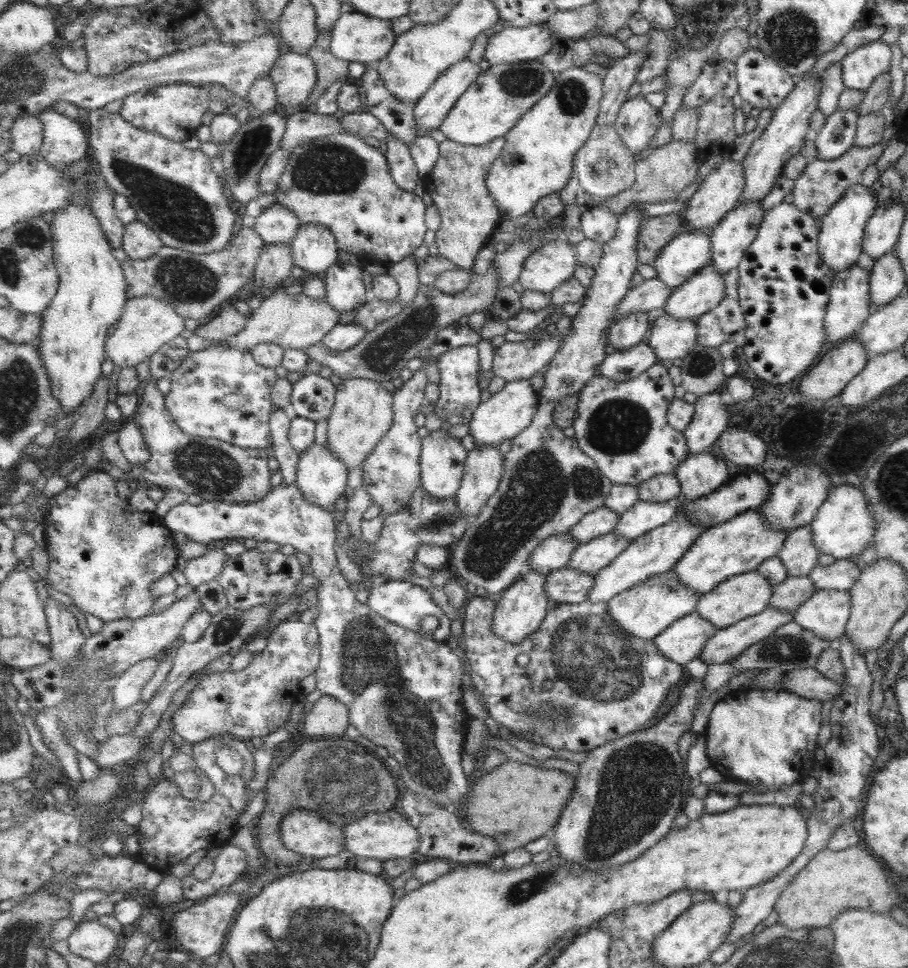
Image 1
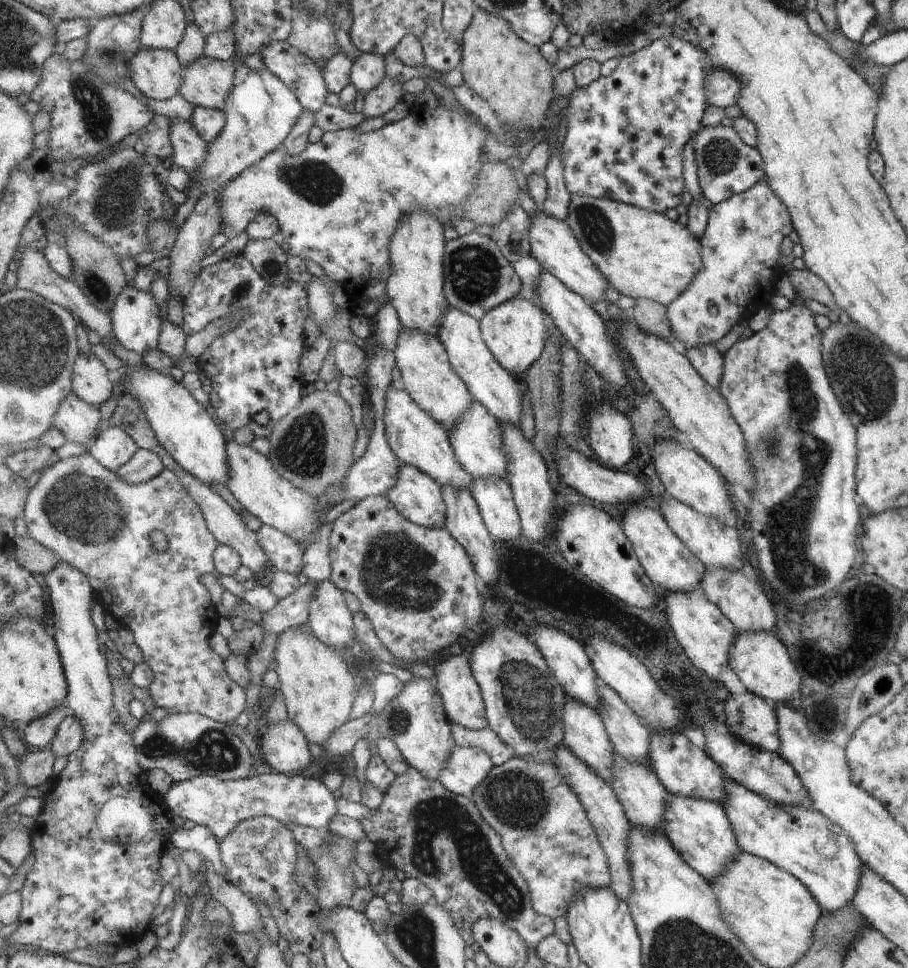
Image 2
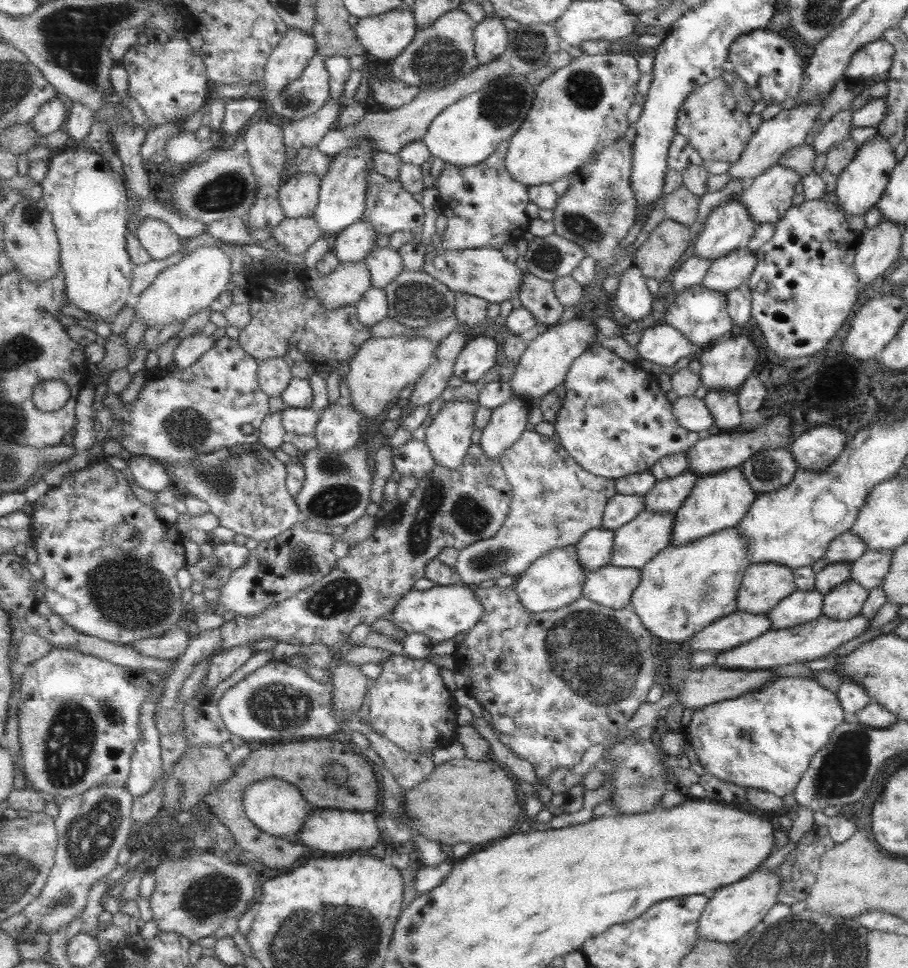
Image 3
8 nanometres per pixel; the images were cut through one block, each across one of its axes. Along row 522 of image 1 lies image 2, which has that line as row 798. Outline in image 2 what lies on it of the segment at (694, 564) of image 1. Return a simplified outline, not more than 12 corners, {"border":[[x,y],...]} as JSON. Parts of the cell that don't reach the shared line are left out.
{"border":[[729,777],[739,850],[851,904],[863,864],[844,830]]}

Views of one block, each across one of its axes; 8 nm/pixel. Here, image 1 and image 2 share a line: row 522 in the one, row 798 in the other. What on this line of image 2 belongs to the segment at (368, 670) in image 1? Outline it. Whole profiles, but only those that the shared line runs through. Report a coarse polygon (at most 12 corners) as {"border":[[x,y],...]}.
{"border":[[295,773],[174,783],[172,814],[221,843],[247,819],[327,829],[337,798]]}

